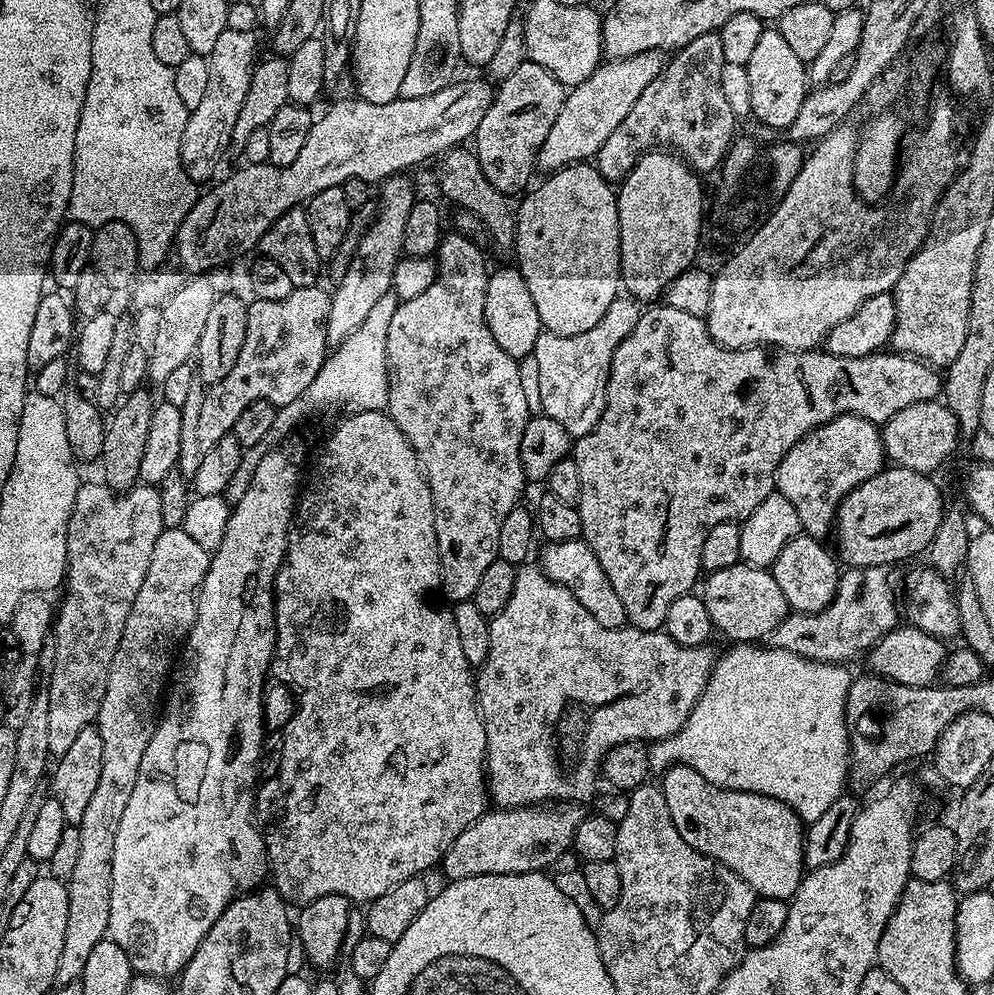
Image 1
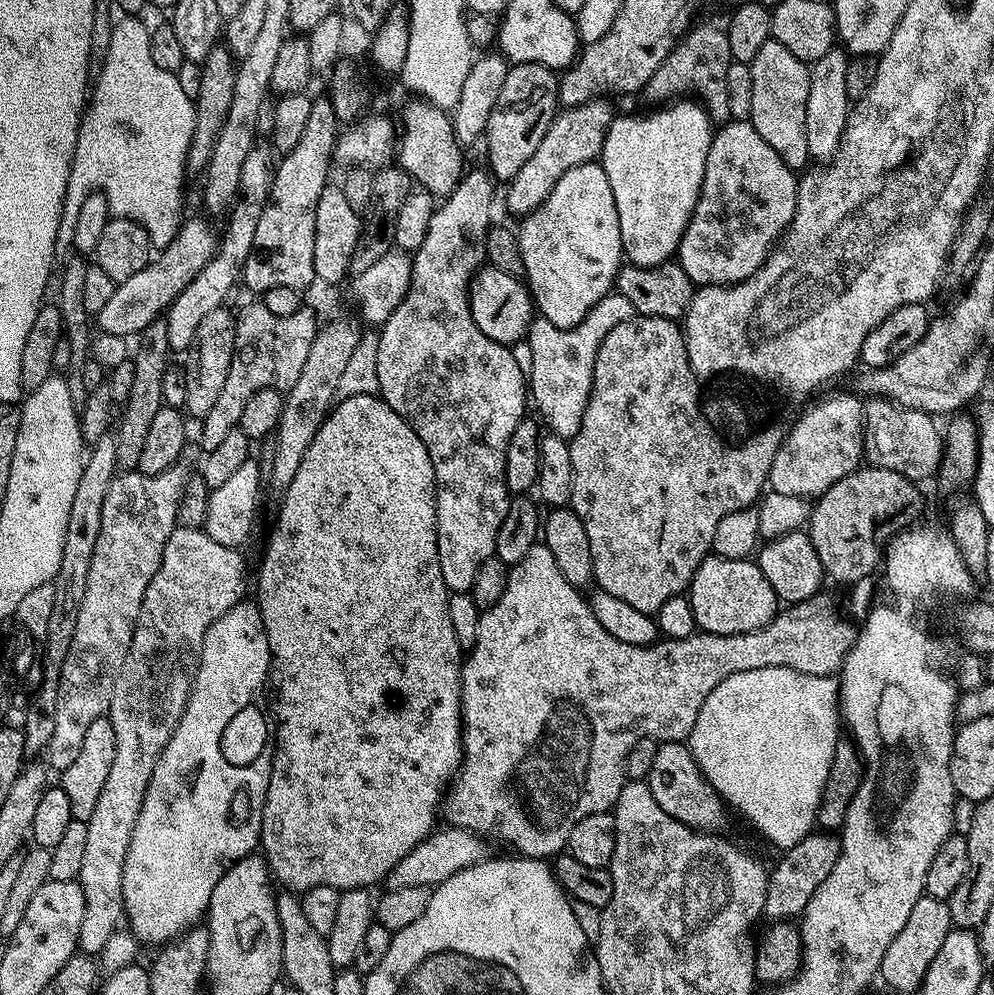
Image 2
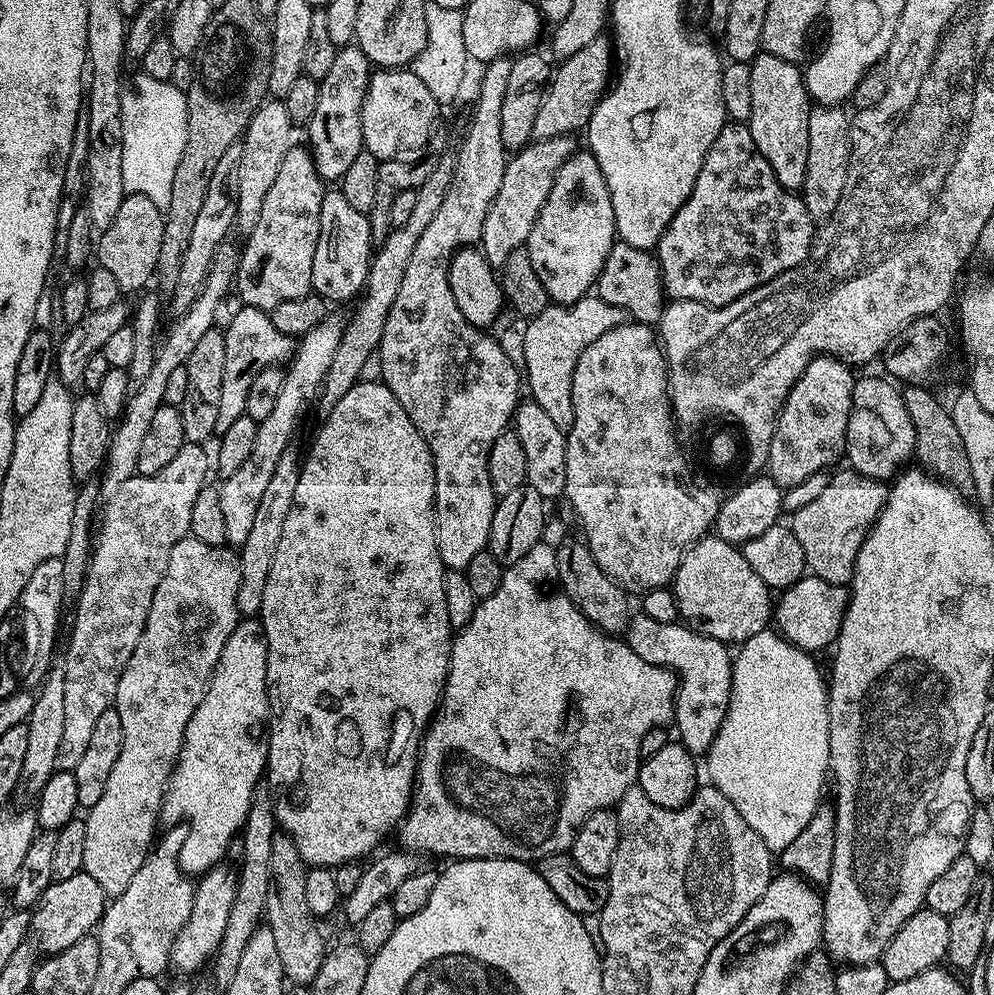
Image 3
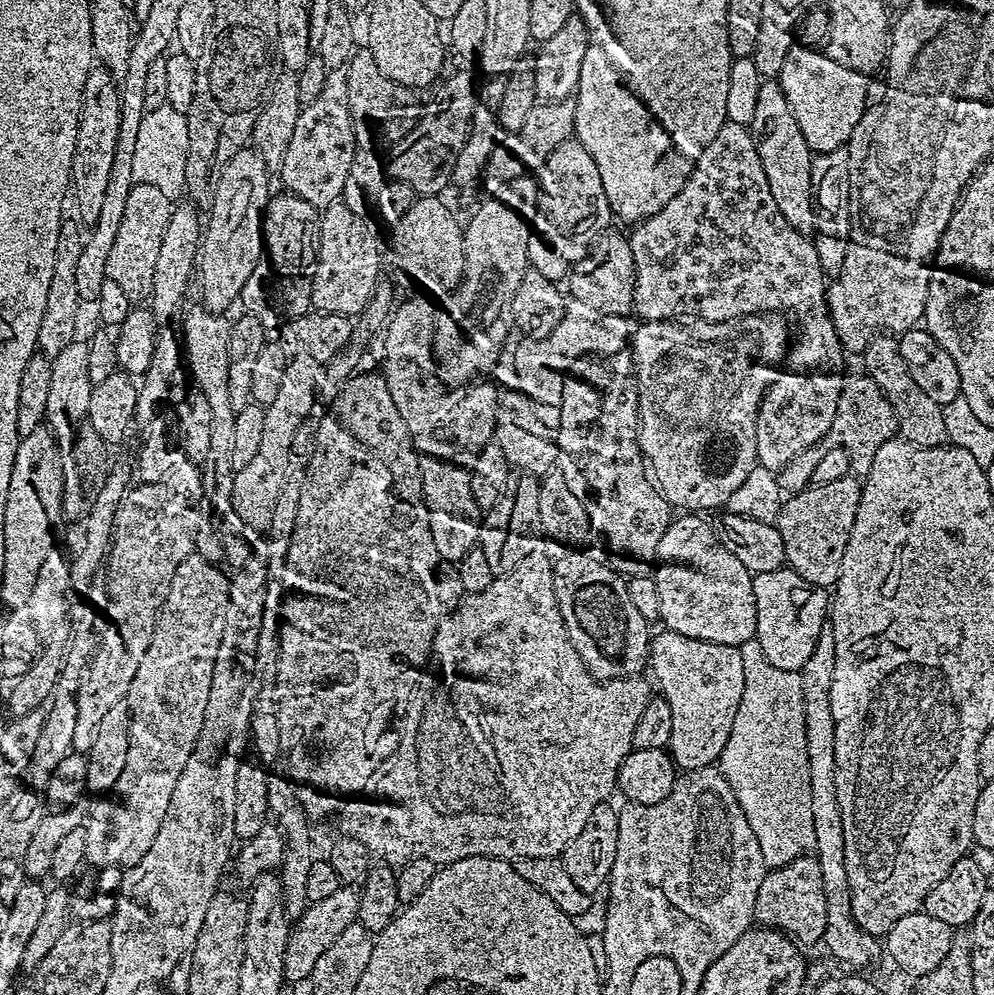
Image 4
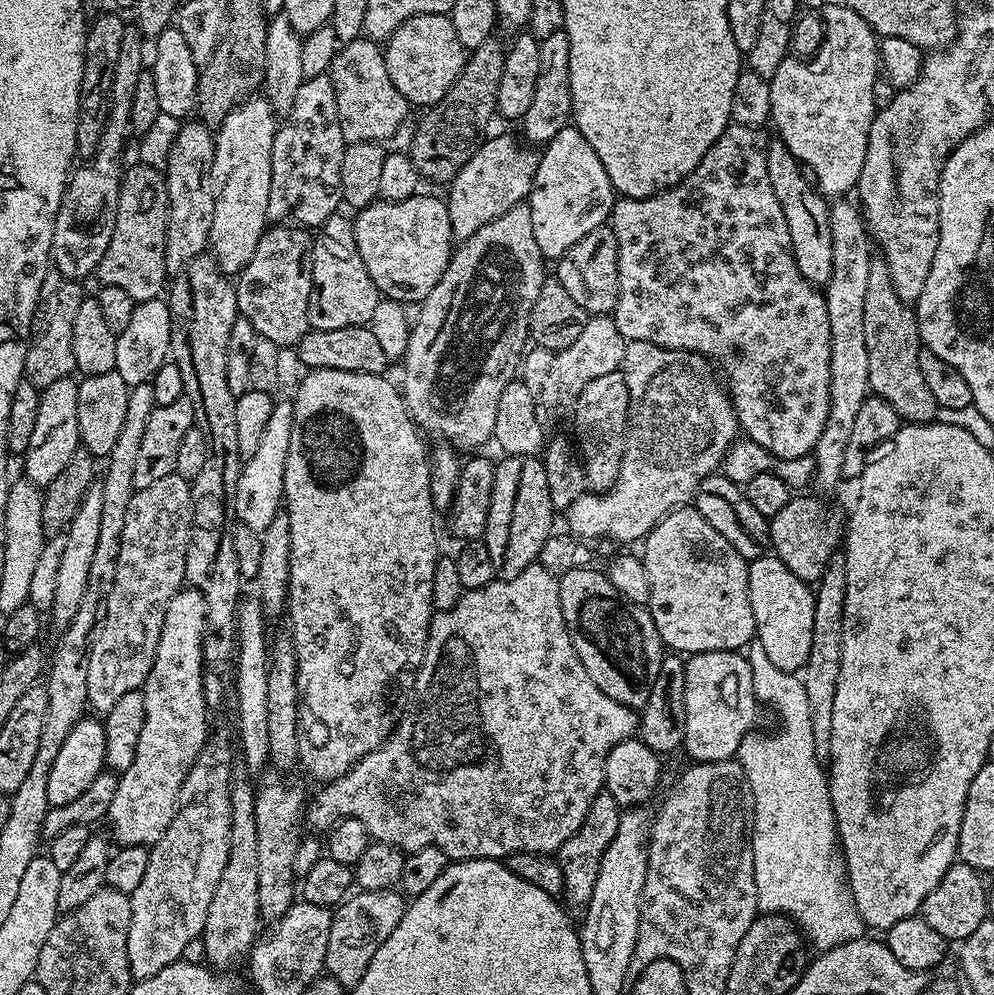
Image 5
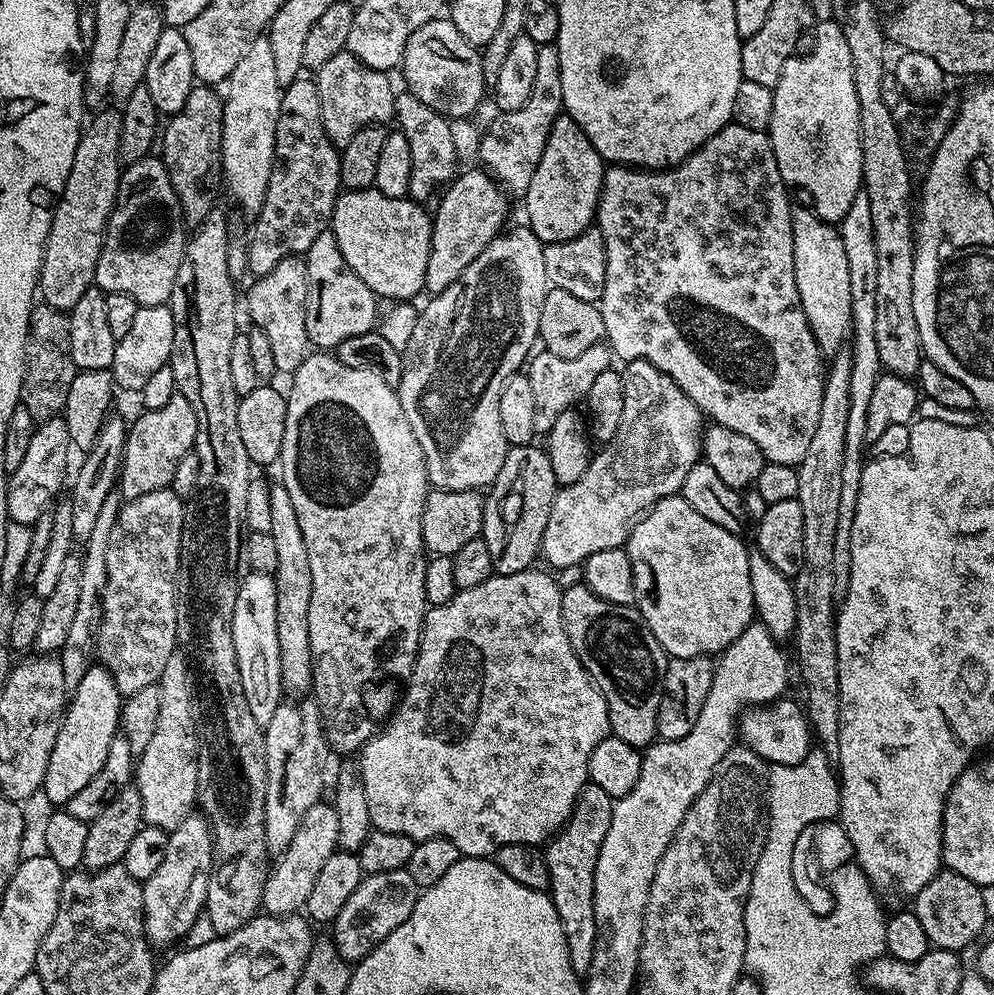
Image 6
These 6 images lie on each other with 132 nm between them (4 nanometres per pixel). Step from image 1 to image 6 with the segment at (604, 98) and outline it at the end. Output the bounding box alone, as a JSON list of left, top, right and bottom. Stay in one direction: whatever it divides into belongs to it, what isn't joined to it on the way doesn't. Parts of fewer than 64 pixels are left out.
[395,226,550,490]

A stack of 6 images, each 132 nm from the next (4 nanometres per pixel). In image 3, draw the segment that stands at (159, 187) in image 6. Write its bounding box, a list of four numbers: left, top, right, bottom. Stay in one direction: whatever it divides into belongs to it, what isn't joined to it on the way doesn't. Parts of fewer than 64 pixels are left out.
[94,192,164,294]

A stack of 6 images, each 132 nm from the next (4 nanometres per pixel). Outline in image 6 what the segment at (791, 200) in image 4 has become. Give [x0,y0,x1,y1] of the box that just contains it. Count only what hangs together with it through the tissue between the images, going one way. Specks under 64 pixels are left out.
[793,207,852,358]

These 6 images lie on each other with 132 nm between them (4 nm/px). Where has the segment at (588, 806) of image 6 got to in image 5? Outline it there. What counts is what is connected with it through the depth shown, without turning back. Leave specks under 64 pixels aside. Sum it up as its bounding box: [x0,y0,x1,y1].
[558,790,622,918]

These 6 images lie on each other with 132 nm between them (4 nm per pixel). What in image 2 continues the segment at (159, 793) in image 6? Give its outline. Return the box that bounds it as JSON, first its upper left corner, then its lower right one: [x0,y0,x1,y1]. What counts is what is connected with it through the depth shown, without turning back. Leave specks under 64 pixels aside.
[78,526,245,954]

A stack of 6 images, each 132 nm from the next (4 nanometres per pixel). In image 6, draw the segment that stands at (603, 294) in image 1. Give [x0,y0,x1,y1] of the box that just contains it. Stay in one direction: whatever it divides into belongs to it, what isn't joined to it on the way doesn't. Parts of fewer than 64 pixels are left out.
[522,114,605,244]

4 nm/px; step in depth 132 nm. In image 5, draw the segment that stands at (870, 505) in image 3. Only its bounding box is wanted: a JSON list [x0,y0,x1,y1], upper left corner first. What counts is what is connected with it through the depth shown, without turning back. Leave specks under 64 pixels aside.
[768,495,842,582]

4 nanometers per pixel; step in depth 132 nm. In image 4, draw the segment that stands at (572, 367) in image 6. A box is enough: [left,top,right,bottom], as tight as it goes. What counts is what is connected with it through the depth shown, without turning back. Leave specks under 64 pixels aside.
[516,300,634,410]

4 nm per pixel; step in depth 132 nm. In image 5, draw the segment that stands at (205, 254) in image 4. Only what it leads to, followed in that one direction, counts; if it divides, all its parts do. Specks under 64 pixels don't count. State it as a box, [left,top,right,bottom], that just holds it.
[210,96,278,277]

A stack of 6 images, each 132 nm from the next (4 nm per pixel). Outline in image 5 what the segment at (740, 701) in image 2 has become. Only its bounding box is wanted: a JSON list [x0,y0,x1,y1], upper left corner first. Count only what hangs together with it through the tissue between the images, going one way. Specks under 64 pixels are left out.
[735,642,866,950]

